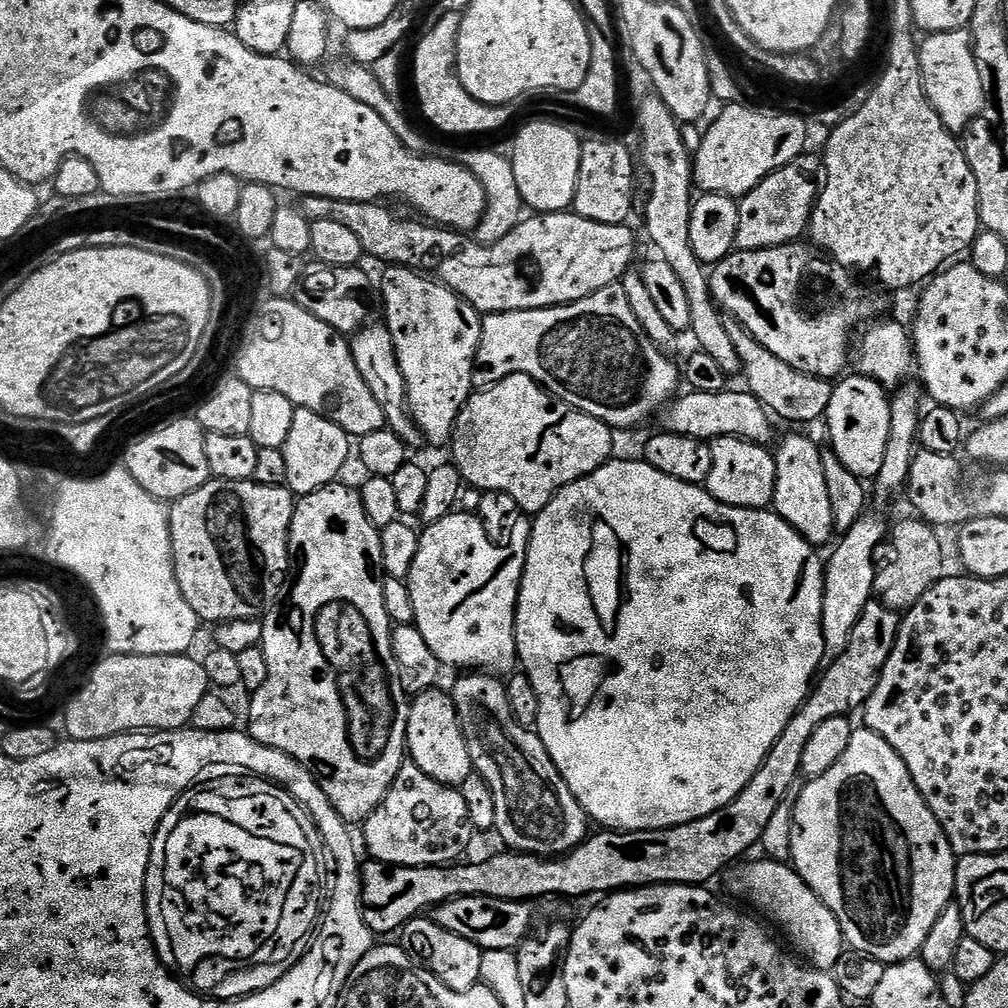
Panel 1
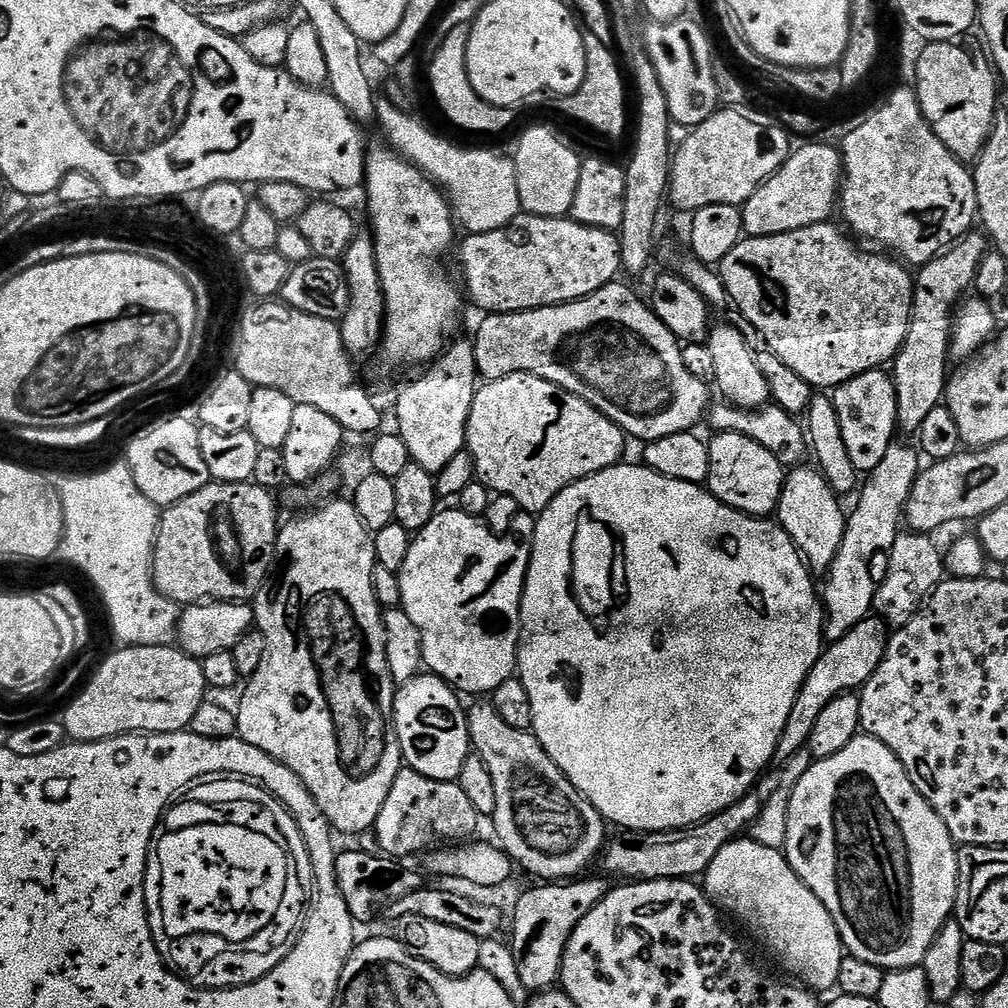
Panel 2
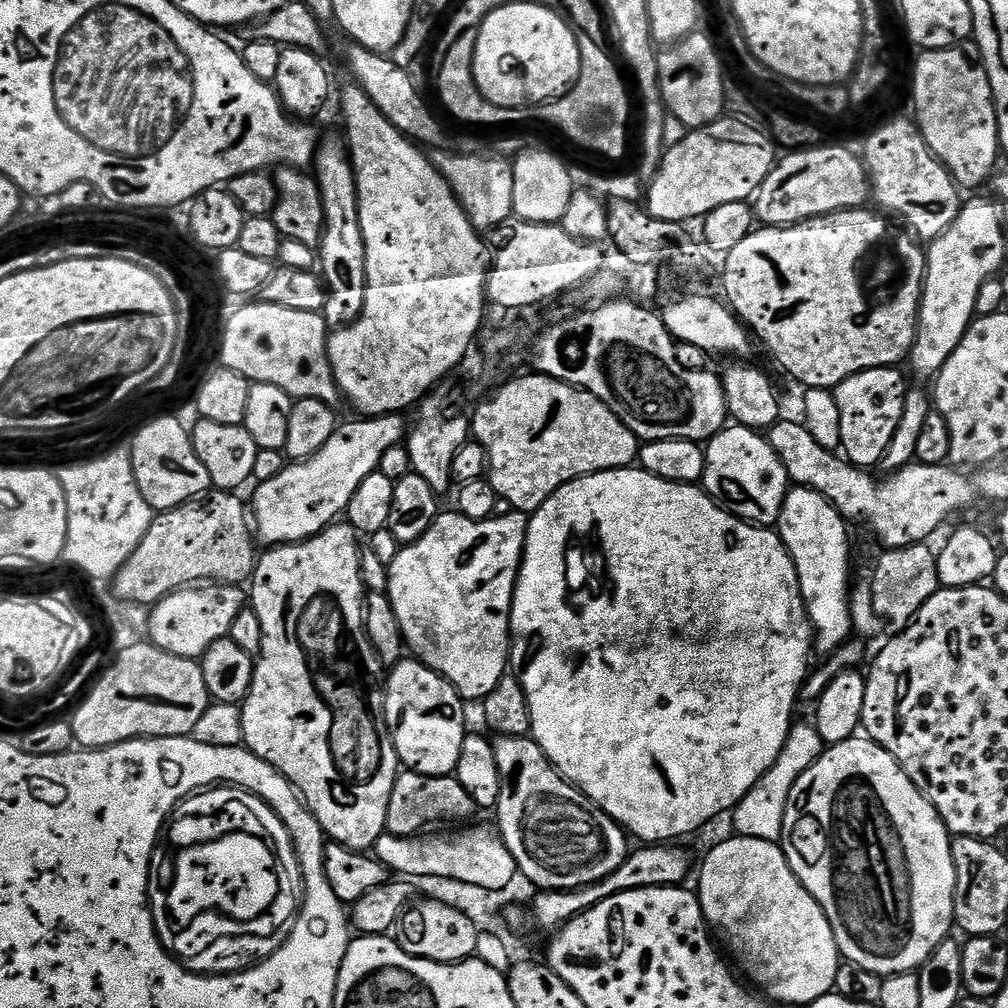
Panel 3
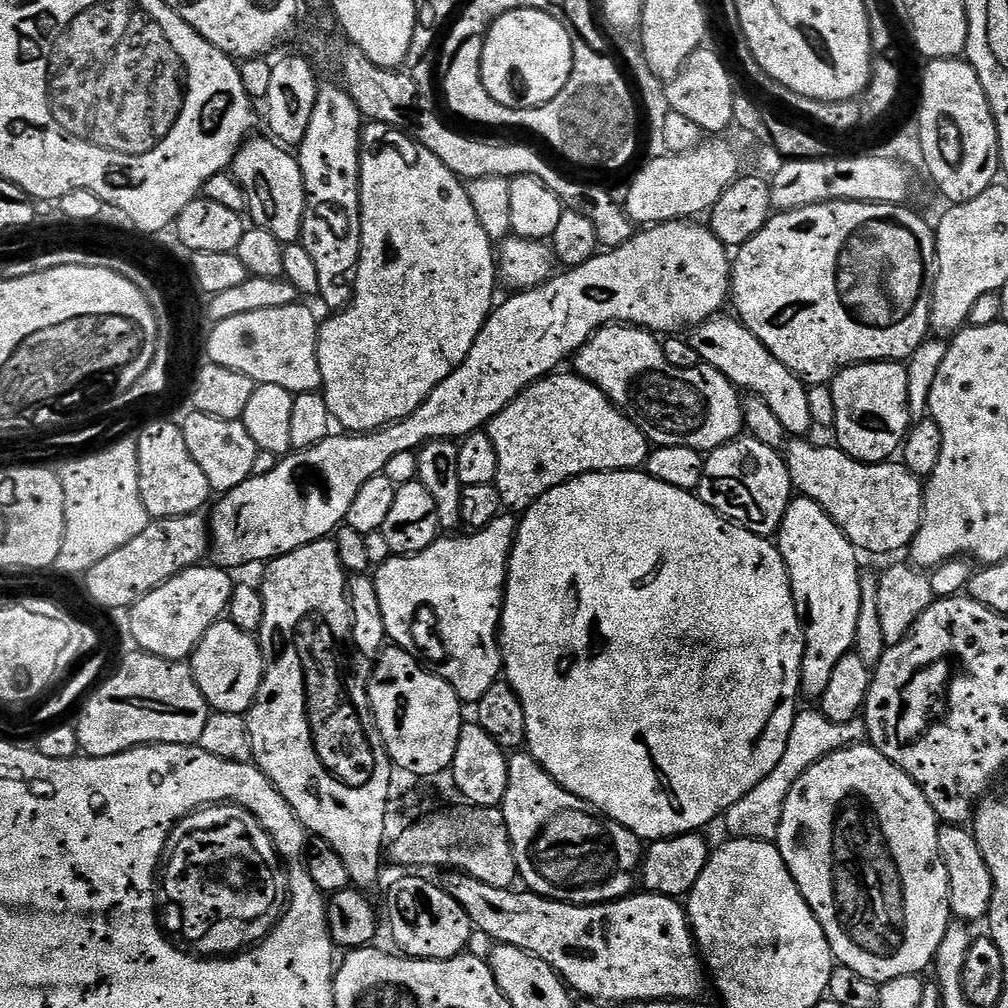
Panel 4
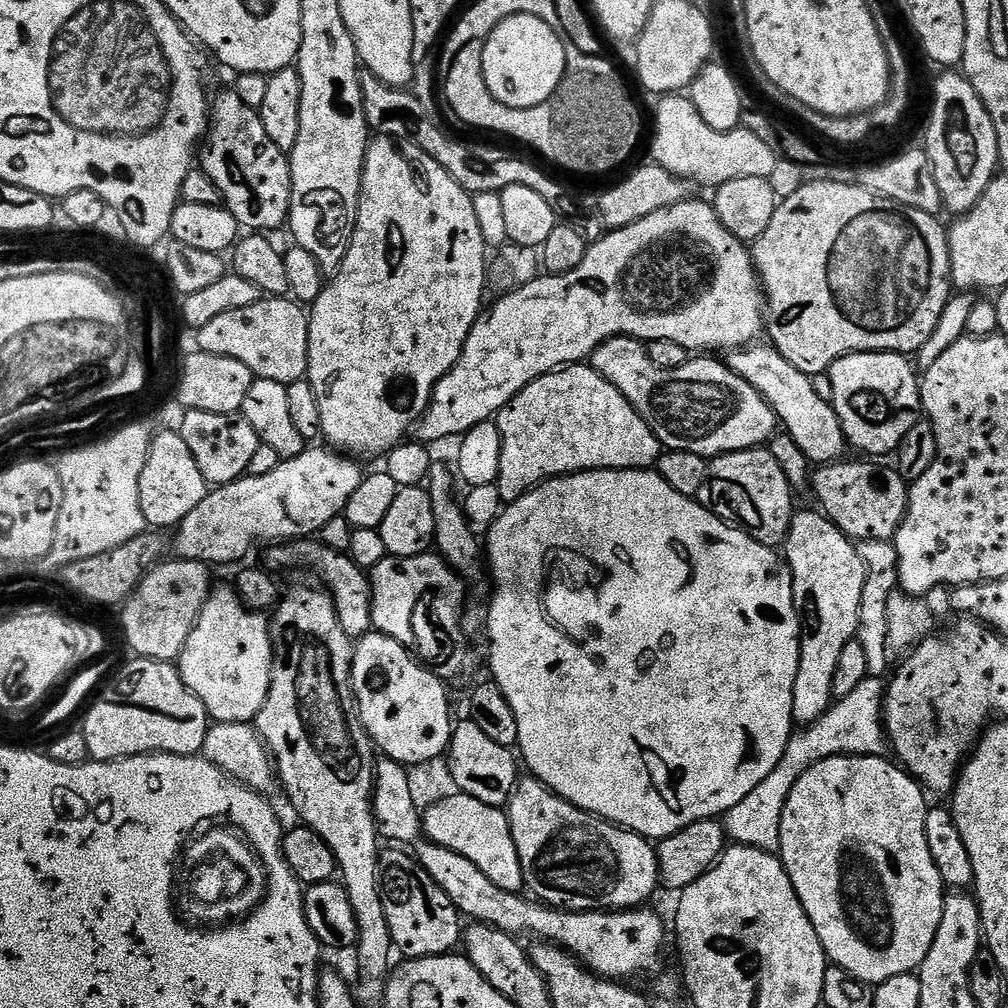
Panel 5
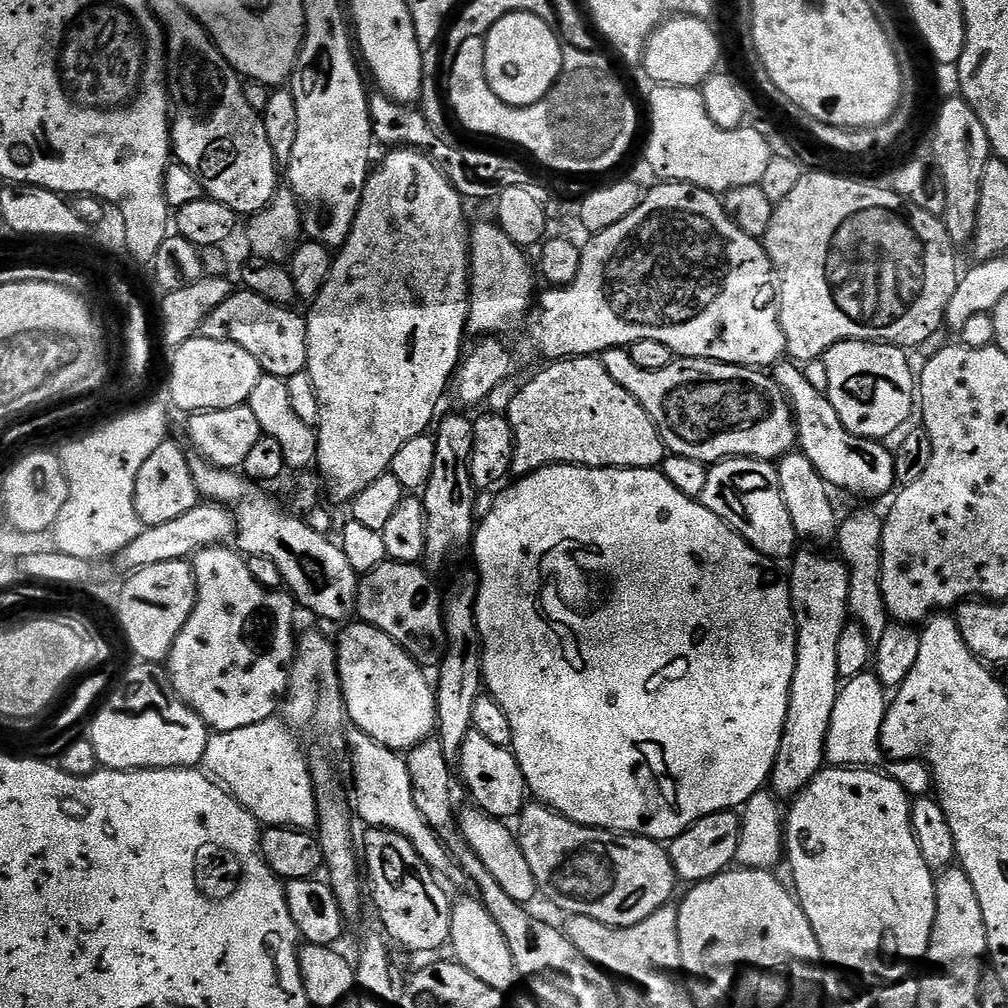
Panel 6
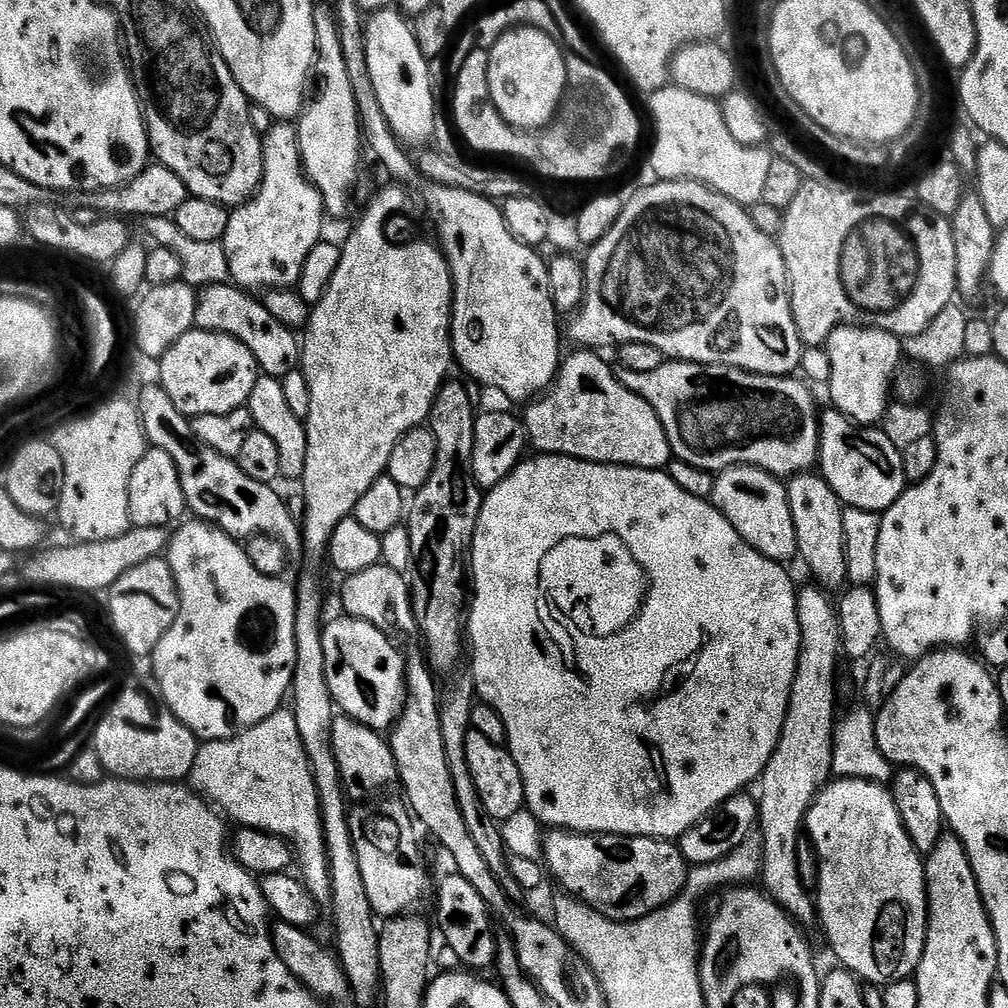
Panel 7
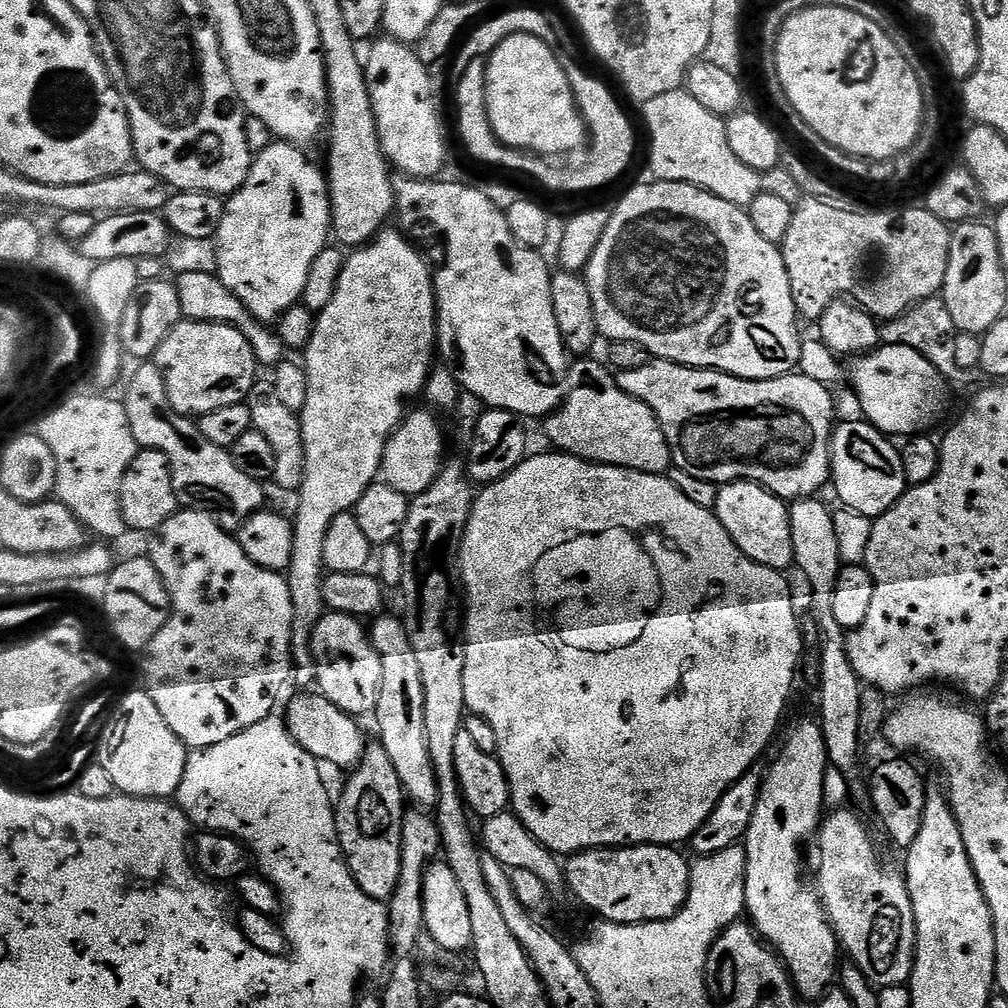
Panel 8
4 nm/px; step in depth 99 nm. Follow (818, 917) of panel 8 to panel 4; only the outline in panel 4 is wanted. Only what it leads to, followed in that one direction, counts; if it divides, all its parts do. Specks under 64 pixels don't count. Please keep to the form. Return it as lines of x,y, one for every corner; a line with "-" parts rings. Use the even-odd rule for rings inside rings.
801,495
788,503
784,520
780,523
778,547
788,567
794,602
804,625
800,690
805,697
819,698
826,694
834,666
838,666
847,652
853,651
856,642
862,602
862,565
856,561
858,550
818,502

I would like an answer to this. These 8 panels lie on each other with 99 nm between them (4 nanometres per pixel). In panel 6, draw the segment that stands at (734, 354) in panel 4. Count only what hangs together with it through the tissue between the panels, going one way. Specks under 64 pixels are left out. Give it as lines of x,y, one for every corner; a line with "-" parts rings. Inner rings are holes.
781,362
775,365
774,379
792,406
799,451
804,452
810,462
814,462
814,470
822,474
829,486
853,492
856,496
884,496
888,491
893,491
896,484
894,455
889,449
888,452
884,449
885,445
881,441
850,434
850,430
842,426
827,395
814,390
814,386
806,382
803,371
795,363

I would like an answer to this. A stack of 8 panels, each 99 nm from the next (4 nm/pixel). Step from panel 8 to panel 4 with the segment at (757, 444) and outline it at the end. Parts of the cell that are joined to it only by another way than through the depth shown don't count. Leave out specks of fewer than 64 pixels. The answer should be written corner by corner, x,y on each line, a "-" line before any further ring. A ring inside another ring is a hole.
619,322
614,324
605,324
603,328
597,329
597,331
589,337
587,342
585,342
585,344
574,353
574,361
575,360
575,375
580,376
584,380
589,380
592,384
597,384
597,386
611,398
613,404
615,404
624,415
630,417
630,419
639,426
642,430
642,434
653,445
659,446
665,444
666,446
690,446
695,450
695,452
707,454
715,450
715,448
721,448
724,444
729,444
745,431
744,405
742,403
741,393
738,391
736,385
729,382
716,368
710,368
707,366
701,366
698,368
676,368
666,358
661,337
649,329
641,328
635,324
622,324

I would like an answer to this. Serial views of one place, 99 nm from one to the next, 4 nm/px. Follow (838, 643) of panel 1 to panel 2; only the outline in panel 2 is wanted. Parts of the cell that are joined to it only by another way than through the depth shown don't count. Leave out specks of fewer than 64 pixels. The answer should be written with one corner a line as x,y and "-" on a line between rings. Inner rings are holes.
893,442
888,445
886,450
886,458
882,458
882,462
878,462
878,466
874,466
874,470
867,473
865,482
859,489
858,495
855,497
856,505
853,506
852,512
847,513
846,523
844,525
844,533
842,534
842,546
838,546
838,554
834,558
834,562
828,567
826,579
828,581
822,584
822,607
825,614
824,634
829,641
842,638
846,634
850,634
850,630
854,630
854,626
858,626
858,622
862,622
873,611
872,603
876,597
877,577
872,577
872,559
879,554
887,554
894,546
896,537
902,532
902,515
905,505
908,504
908,498
912,493
912,487
922,471
922,456
915,447
912,448
908,444
899,444

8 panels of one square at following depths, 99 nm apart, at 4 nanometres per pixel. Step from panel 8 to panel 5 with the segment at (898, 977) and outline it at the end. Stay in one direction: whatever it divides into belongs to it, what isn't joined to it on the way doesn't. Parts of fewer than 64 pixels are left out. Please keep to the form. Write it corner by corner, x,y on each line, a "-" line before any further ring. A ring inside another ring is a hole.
831,756
810,766
810,770
806,770
806,774
794,782
794,790
790,790
786,798
778,853
829,961
837,968
850,970
850,974
873,986
886,982
886,978
898,978
898,974
915,973
919,969
926,954
930,954
934,934
938,934
938,922
942,922
942,906
946,895
944,879
938,874
938,866
934,866
934,858
930,858
930,845
926,842
926,814
930,804
924,801
925,789
899,763
889,760
884,756

